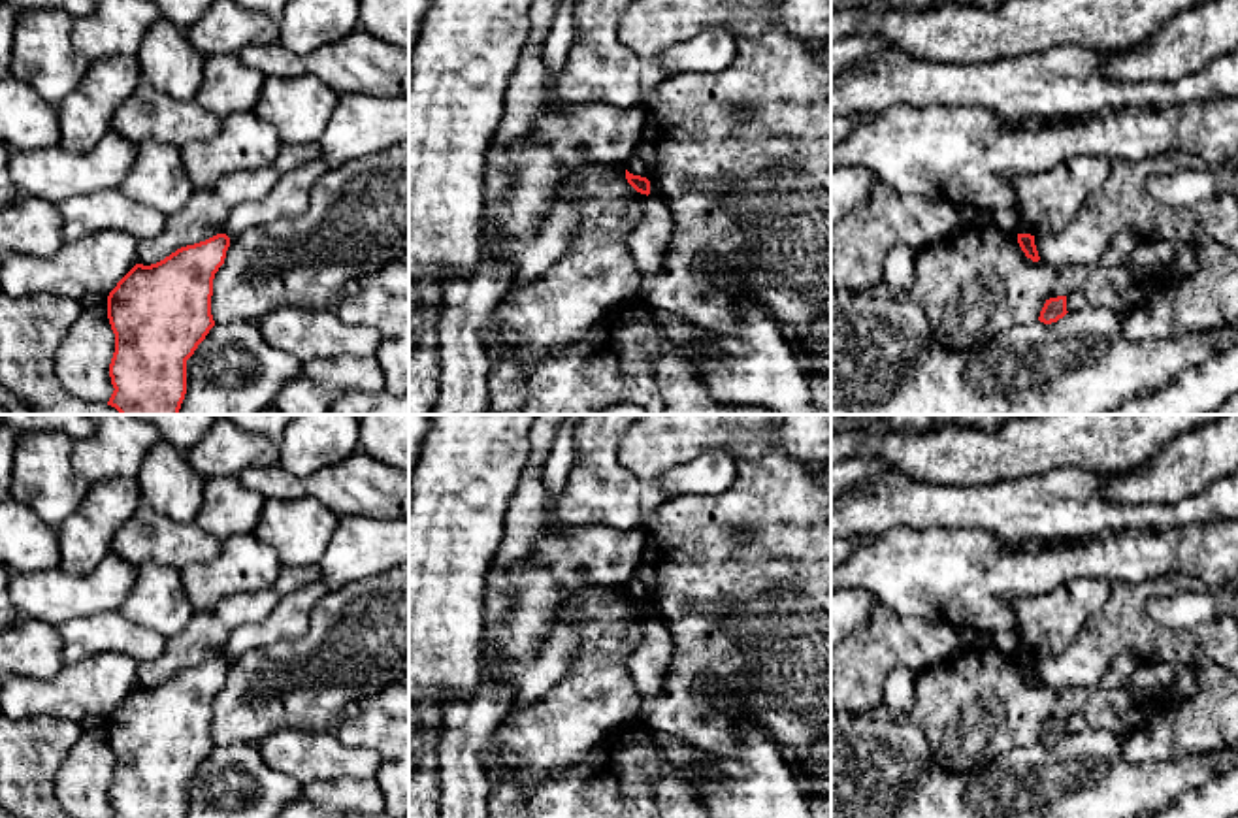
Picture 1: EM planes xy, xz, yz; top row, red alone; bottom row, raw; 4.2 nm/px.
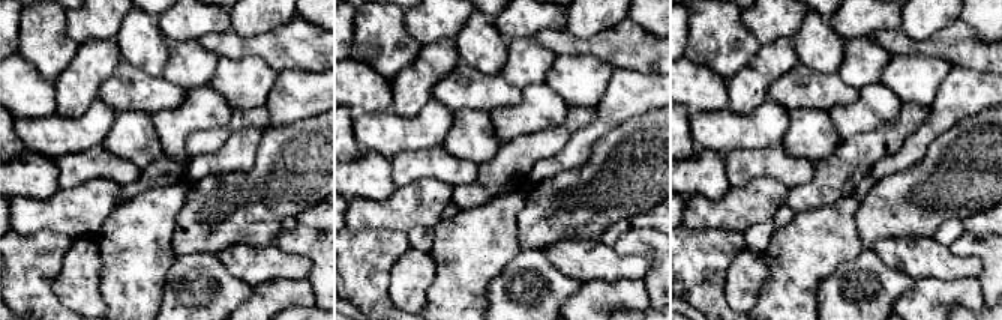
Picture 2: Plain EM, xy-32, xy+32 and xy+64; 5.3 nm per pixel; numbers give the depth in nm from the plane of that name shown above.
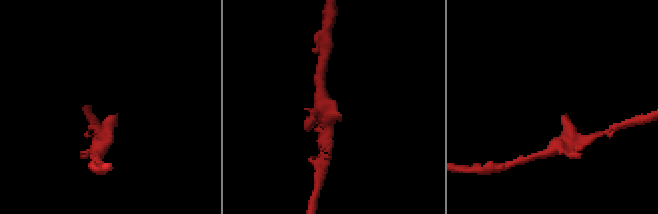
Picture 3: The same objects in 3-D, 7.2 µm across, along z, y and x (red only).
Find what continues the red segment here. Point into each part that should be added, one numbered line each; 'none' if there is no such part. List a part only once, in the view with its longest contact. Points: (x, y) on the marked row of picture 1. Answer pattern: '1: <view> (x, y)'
none

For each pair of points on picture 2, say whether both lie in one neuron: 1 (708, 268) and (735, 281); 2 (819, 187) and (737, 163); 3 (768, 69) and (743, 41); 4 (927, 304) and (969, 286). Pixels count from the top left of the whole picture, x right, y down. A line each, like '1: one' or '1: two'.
1: two
2: two
3: two
4: one

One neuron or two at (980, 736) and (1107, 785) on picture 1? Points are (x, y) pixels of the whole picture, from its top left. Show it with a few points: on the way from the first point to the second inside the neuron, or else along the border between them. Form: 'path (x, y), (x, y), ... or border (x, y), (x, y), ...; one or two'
path (1012, 760), (1035, 764), (1044, 773), (1075, 773); one

